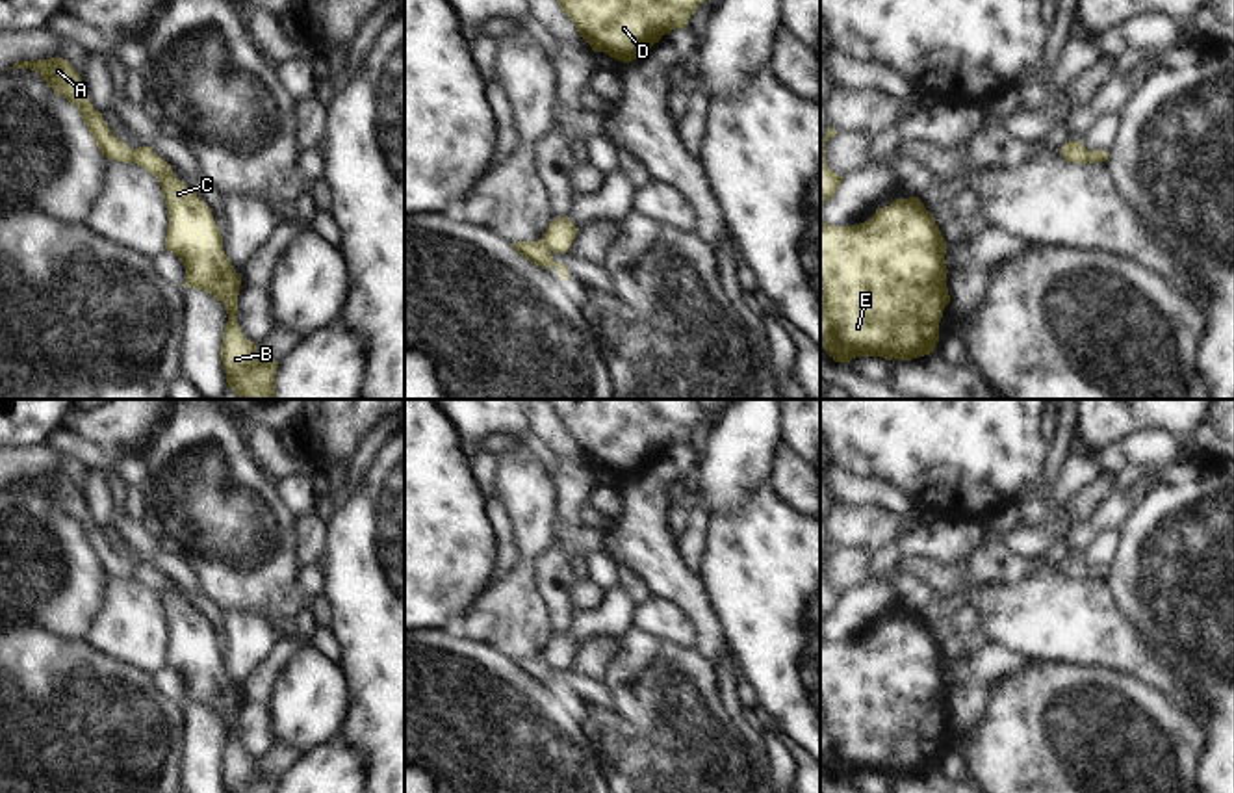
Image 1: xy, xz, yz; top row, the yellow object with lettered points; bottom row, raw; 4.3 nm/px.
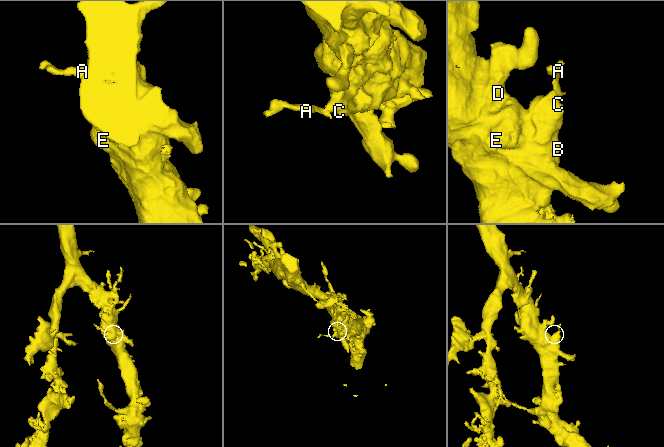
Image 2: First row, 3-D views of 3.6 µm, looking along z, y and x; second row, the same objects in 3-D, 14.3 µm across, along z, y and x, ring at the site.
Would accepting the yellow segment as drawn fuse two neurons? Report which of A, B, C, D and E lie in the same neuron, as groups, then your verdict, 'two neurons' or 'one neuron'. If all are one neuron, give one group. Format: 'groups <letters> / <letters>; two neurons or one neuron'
groups A / B C D E; two neurons

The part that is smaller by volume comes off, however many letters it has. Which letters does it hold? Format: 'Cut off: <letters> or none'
Cut off: A

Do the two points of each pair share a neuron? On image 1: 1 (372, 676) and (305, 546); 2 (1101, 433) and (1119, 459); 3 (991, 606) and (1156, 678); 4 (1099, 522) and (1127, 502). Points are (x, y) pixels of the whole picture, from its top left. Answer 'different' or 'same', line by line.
1: different
2: different
3: same
4: same

